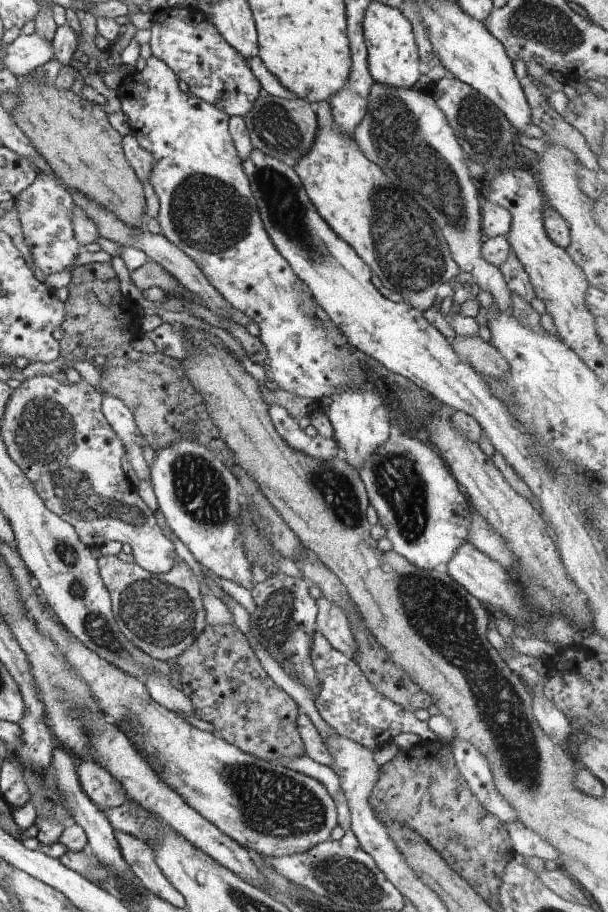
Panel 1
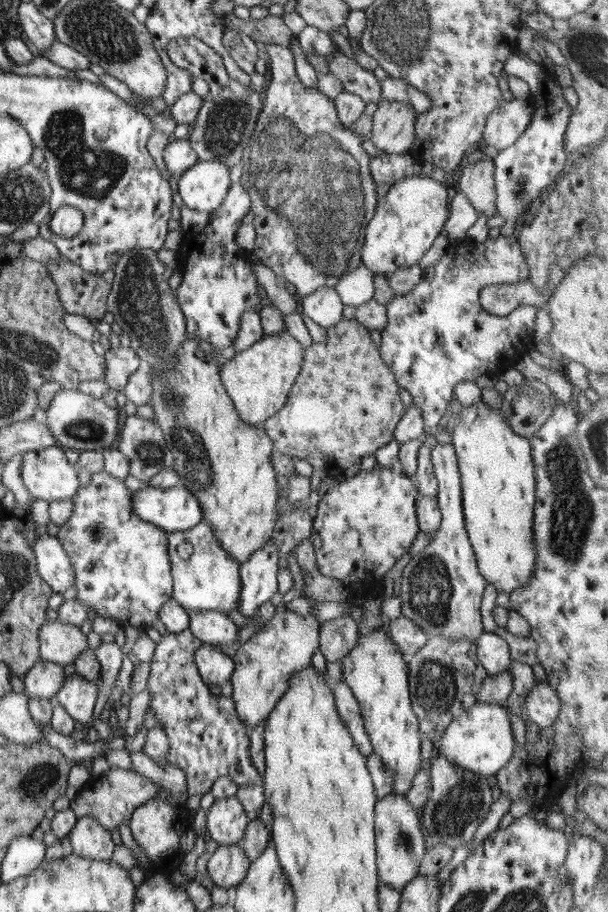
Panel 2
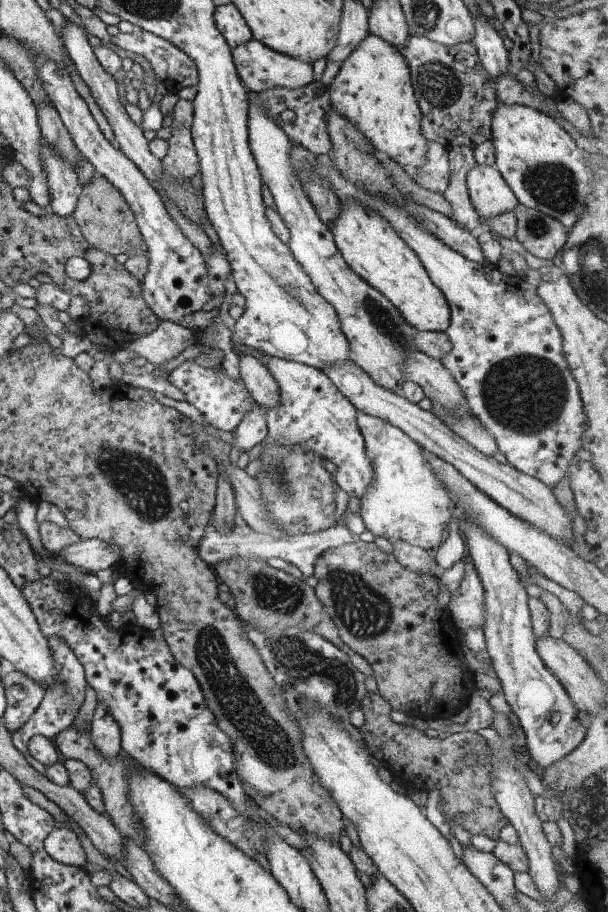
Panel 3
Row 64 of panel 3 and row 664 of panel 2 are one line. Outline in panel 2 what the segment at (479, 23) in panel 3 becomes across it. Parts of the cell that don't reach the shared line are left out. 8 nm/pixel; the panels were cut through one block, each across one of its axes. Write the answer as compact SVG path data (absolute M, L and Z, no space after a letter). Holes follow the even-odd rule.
M483 630L476 639L476 643L477 657L480 664L487 670L486 674L496 675L508 672L512 658L506 640L496 633Z

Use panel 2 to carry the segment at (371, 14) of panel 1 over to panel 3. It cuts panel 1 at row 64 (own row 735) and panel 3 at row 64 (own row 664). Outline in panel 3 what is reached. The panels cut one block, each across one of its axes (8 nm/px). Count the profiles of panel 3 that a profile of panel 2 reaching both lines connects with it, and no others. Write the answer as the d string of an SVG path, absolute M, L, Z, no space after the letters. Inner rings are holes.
M369 34L369 36L346 58L340 66L338 74L328 87L331 106L338 116L350 120L354 128L358 128L376 152L386 154L389 159L400 164L404 169L418 170L425 163L427 151L427 138L422 135L422 112L416 99L411 82L411 72L401 51L390 46L382 38Z

